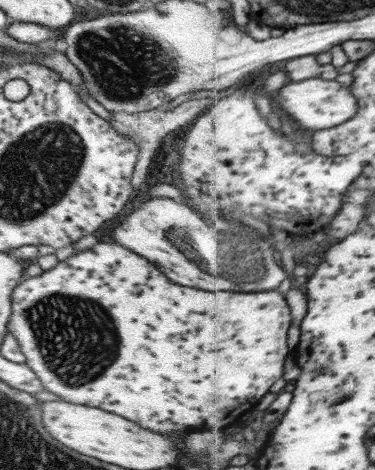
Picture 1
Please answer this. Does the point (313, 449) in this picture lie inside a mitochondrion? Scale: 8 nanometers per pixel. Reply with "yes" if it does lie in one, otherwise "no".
no

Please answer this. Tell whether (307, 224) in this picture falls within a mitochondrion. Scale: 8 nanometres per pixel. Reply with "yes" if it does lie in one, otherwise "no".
no

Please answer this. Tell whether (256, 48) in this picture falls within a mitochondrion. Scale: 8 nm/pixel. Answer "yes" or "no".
no

